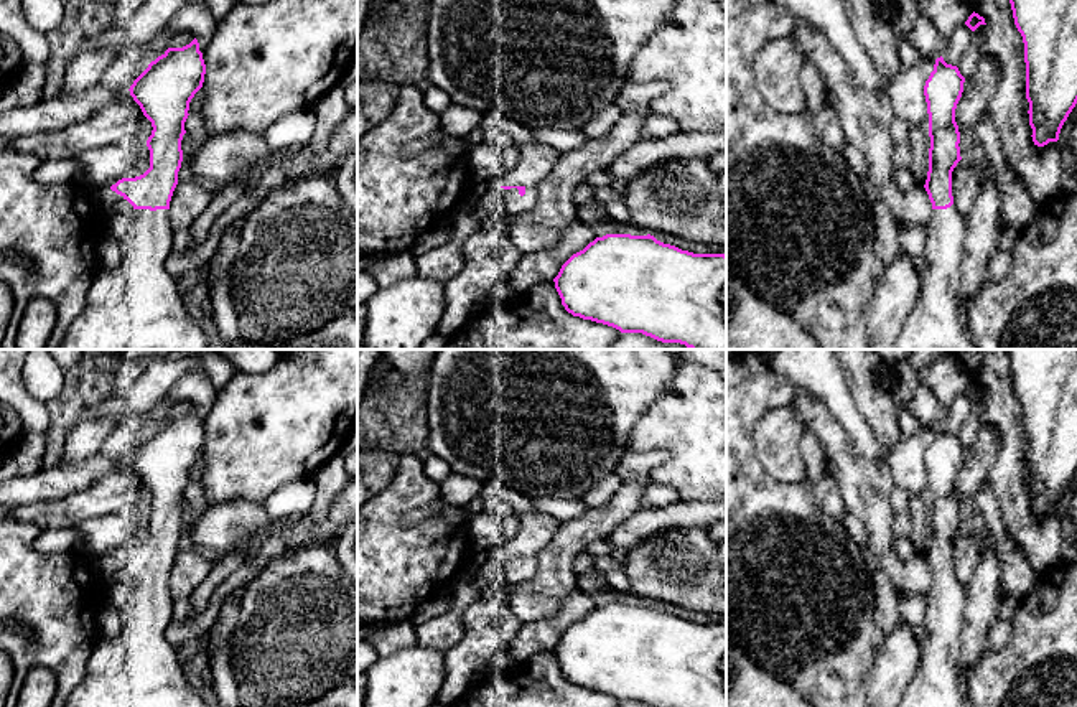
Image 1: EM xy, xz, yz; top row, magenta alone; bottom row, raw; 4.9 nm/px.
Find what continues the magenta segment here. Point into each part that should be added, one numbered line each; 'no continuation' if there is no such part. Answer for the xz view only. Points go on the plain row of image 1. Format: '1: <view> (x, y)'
1: xz (514, 572)

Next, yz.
1: yz (936, 684)

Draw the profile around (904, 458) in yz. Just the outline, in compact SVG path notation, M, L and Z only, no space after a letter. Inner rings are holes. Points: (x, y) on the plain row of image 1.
M924 428L919 433L901 435L886 452L884 465L889 468L893 483L907 494L927 496L929 493L924 455L934 433L935 430Z

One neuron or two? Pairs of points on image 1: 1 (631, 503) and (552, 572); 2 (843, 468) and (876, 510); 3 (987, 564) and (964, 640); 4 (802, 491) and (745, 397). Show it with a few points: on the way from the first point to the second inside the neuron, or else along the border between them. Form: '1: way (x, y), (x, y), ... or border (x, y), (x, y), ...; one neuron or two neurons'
1: way (610, 516), (590, 526), (565, 551); one neuron
2: way (853, 478), (870, 500); one neuron
3: way (985, 582), (975, 622); one neuron
4: way (771, 490), (743, 462), (743, 429); one neuron

